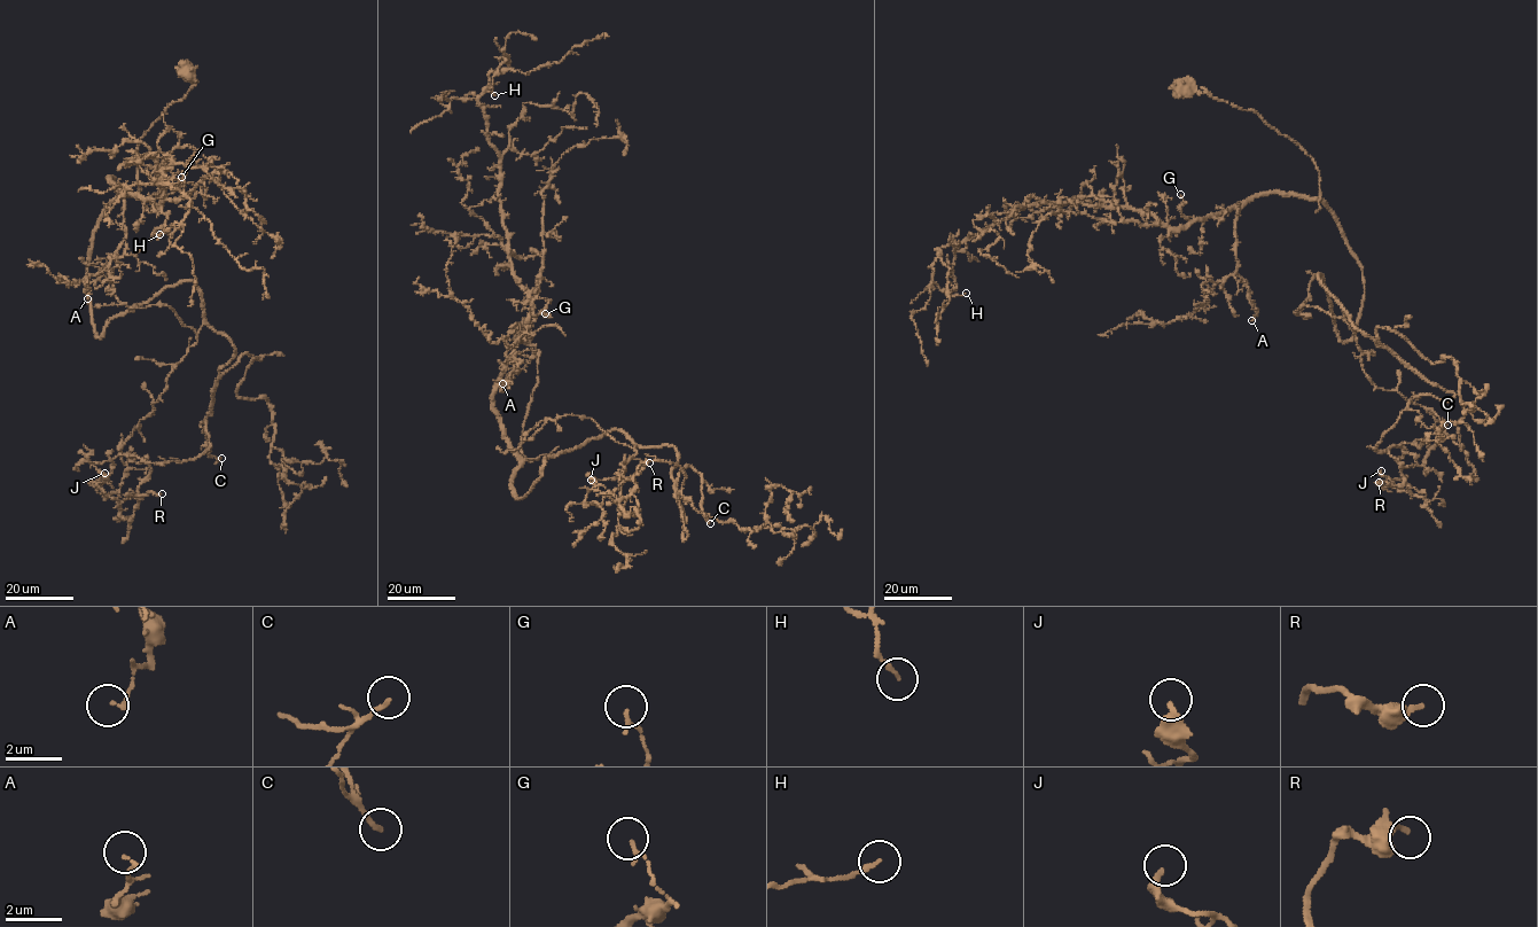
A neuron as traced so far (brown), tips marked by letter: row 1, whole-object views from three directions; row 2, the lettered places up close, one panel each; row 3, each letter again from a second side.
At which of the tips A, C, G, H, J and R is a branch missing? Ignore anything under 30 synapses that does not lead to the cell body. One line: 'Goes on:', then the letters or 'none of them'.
Goes on: C

